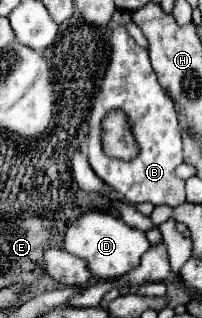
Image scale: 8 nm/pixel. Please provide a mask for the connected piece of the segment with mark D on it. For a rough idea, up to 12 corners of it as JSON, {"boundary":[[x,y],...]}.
{"boundary":[[107,212],[65,232],[67,252],[97,278],[119,278],[151,248],[143,232]]}

